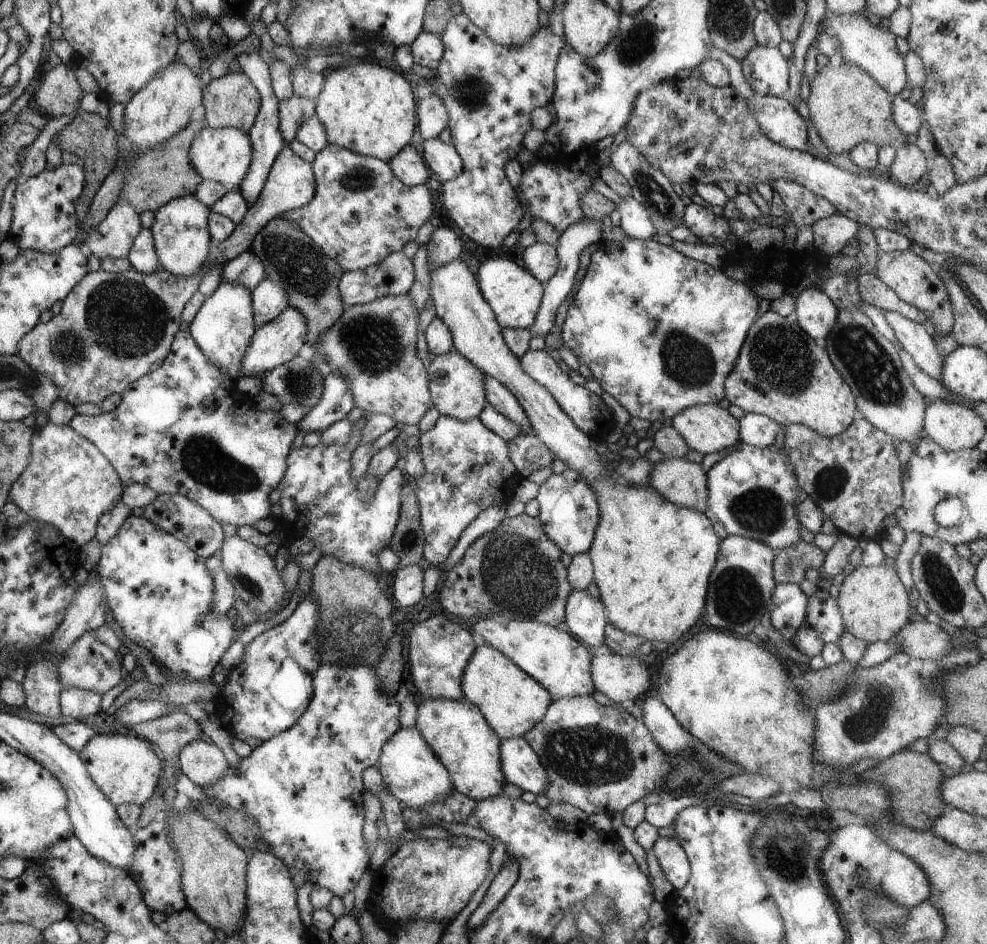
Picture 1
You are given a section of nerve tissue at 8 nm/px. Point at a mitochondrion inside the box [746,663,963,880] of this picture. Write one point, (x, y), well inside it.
(882, 703)

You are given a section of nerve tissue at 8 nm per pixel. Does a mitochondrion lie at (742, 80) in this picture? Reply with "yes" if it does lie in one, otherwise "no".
no

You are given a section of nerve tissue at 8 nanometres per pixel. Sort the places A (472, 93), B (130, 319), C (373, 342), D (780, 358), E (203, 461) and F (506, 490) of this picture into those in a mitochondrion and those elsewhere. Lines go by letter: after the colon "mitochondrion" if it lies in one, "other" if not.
A: mitochondrion
B: mitochondrion
C: mitochondrion
D: mitochondrion
E: mitochondrion
F: other

